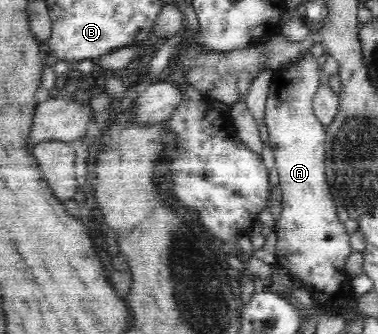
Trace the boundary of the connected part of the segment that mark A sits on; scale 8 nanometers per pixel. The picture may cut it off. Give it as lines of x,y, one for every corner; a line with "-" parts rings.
308,51
288,66
273,70
273,77
269,84
264,124
268,131
269,146
274,151
275,167
278,171
280,190
282,190
282,211
276,225
276,267
286,270
286,274
290,277
302,281
304,287
312,293
316,305
325,306
329,314
340,315
341,306
350,301
356,303
358,297
351,291
352,278
345,269
345,262
353,251
351,236
346,233
344,223
336,215
336,206
326,182
327,127
317,119
316,113
312,110
316,92
321,85
318,75
316,58

